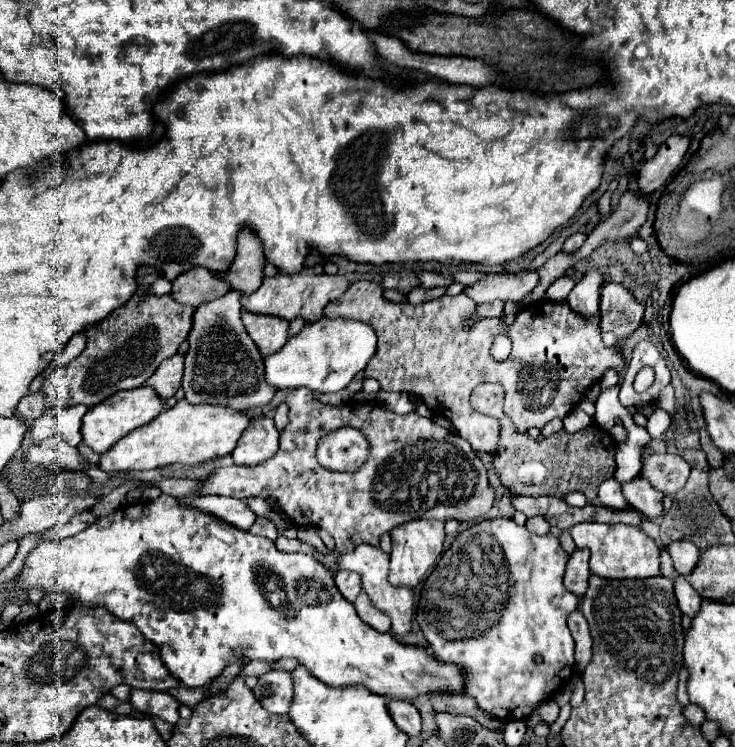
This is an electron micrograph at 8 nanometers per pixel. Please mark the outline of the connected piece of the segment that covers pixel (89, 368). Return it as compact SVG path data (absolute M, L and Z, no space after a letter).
M139 287L137 295L133 295L127 305L115 309L105 321L91 327L87 331L87 347L83 353L67 367L53 371L47 383L43 383L47 409L71 407L77 403L93 407L115 391L141 387L155 373L161 361L177 353L179 345L191 331L195 307L177 303L169 293L161 297L143 297L145 289L147 287Z

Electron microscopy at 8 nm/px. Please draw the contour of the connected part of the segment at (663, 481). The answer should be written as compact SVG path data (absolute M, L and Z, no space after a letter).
M647 453L641 461L639 477L647 479L665 495L675 495L687 481L689 467L673 453Z

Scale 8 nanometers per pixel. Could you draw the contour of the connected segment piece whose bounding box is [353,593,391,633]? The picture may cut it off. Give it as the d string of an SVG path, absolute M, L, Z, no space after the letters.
M361 593L353 605L355 605L355 609L357 609L357 615L359 615L367 625L371 625L373 629L377 629L377 631L381 631L381 633L385 633L385 631L391 629L391 619L371 603L371 599L367 597L367 593Z

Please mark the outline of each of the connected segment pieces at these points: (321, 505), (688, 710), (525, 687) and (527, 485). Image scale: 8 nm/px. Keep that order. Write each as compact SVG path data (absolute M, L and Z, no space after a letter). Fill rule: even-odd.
M299 387L295 391L289 391L287 395L289 405L289 421L281 431L279 437L279 451L267 459L265 463L259 463L255 467L243 467L243 465L231 465L231 467L219 467L209 473L209 477L201 479L201 487L197 489L199 495L225 495L225 497L237 497L237 499L249 499L249 497L263 497L263 499L275 499L277 507L299 527L321 527L329 531L337 543L337 551L351 551L351 547L357 547L359 543L371 543L379 545L379 537L383 533L389 533L393 527L407 523L411 519L457 519L457 521L479 521L485 517L485 513L491 509L495 501L495 493L491 491L487 483L487 473L479 457L473 453L471 445L461 439L459 435L439 427L431 419L425 419L417 413L409 415L397 415L389 409L385 409L379 403L369 401L357 401L351 405L325 405L321 403L307 387ZM339 427L353 427L365 435L369 441L369 455L365 463L355 473L333 473L317 463L315 449L317 449L317 435L323 437L333 429Z
M689 703L689 705L685 707L685 717L687 717L687 719L693 723L693 725L701 727L701 723L705 721L705 711L703 711L699 705Z
M485 519L485 521L473 525L473 527L461 531L457 535L453 545L441 555L437 567L431 571L431 575L427 577L427 581L421 587L421 599L419 599L419 605L417 605L415 619L417 619L419 627L421 627L421 631L425 633L425 639L429 643L429 647L433 649L437 659L443 659L445 663L455 663L455 665L463 667L465 685L467 685L465 695L471 695L485 713L495 715L497 719L513 721L513 719L529 717L551 693L565 687L569 683L569 679L571 679L573 663L575 663L573 661L575 643L573 643L573 637L571 637L569 627L567 627L567 615L579 607L579 597L571 595L571 591L567 591L565 585L563 585L567 559L569 559L569 555L561 547L559 539L553 537L553 535L545 535L545 537L533 535L527 527L517 525L513 519Z
M501 415L499 423L499 445L491 453L493 467L497 469L499 481L513 495L565 497L567 493L581 491L593 501L599 483L615 473L615 441L601 427L589 427L575 435L559 431L545 439L531 439L527 433L519 433L507 415Z

